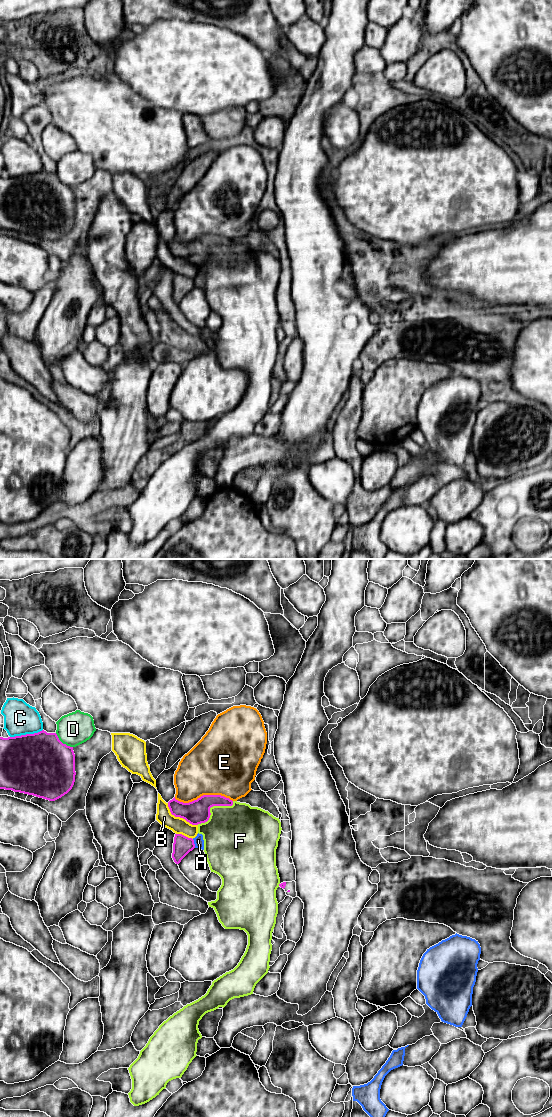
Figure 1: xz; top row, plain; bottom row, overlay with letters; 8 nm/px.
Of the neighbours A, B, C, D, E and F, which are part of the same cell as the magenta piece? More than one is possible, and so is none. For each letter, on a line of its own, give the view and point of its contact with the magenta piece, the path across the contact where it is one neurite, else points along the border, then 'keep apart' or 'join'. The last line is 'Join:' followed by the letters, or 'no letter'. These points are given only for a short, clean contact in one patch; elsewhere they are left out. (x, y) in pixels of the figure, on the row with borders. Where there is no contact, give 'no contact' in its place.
A: meets magenta in xz at (193, 843); keep apart
B: meets magenta in xz at (179, 816); border along xz (167, 803), (172, 814), (197, 825); keep apart
C: meets magenta in xz at (26, 734); keep apart
D: meets magenta in xz at (62, 743); keep apart
E: meets magenta in xz at (203, 795); keep apart
F: meets magenta in xz at (211, 806); keep apart
Join: no letter

